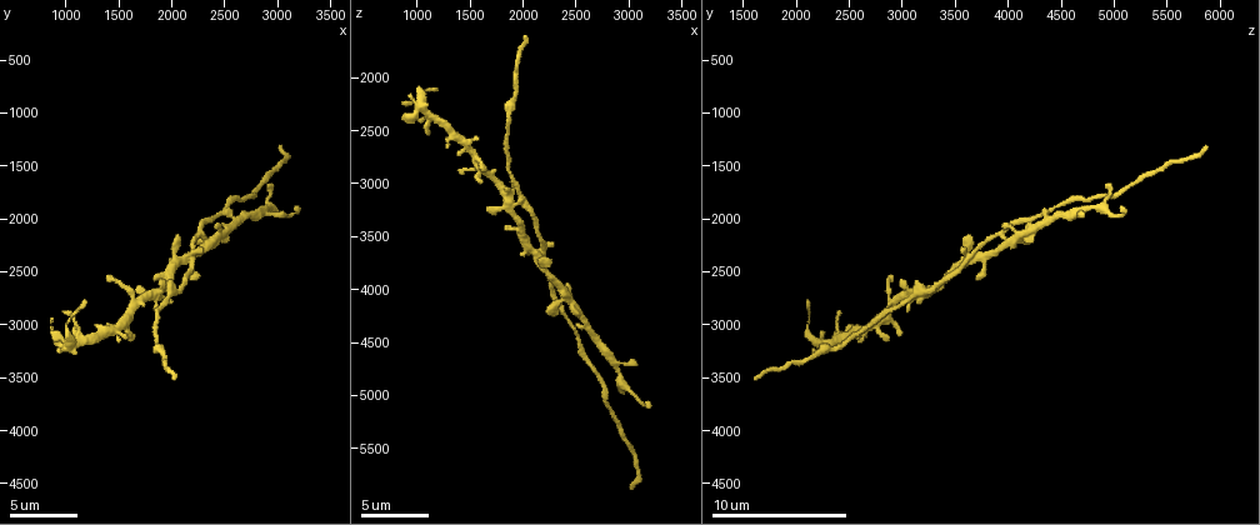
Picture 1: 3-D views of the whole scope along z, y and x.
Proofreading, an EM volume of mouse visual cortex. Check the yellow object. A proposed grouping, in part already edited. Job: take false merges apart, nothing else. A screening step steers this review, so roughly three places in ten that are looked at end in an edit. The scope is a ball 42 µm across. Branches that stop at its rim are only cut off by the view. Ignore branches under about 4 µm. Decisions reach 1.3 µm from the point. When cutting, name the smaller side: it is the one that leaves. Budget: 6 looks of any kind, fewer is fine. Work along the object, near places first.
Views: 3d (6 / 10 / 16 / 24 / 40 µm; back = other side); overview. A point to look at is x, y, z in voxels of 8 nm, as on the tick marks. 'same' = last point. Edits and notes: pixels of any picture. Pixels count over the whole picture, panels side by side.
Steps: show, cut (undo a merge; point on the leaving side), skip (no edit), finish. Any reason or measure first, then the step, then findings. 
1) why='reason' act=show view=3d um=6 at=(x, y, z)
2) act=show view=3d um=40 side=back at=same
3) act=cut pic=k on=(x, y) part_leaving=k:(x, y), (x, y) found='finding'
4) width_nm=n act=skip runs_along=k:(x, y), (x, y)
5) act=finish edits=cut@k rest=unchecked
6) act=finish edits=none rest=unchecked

why='a fork' act=show view=3d um=16 at=(2540, 1940, 4360)

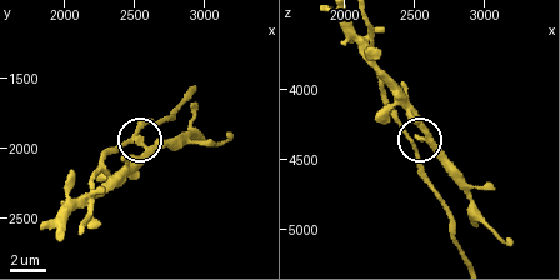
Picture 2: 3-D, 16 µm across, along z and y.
act=show view=3d um=6 at=(2520, 1940, 4380)

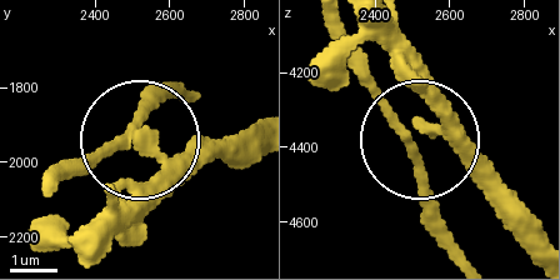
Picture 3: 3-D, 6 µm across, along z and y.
arms=3 act=skip runs_along=3:(55, 185), (131, 141), (179, 158), (259, 158) found='one neuron here'

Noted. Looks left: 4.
why='thin arm on a thick one' act=show view=3d um=10 at=(1880, 2700, 3060)

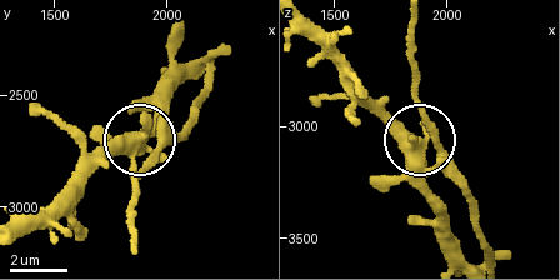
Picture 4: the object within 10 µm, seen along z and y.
act=show view=3d um=10 side=back at=same

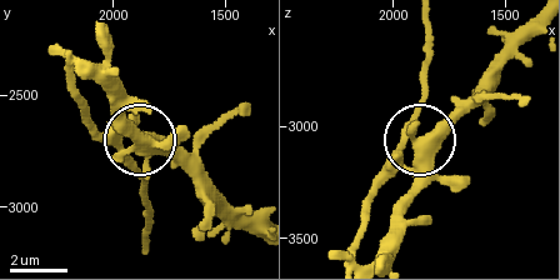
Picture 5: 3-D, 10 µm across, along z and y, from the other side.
side_arm_um=15 act=skip runs_along=5:(89, 61), (138, 138), (133, 159), (144, 200) found='continuous, no second neuron'

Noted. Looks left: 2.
why='three-way junction' act=show view=3d um=10 at=(2200, 2360, 3820)

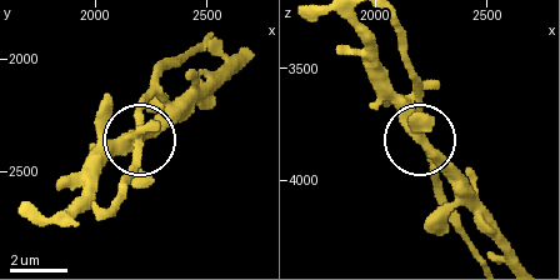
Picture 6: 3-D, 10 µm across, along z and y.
arms=3 act=skip found='one neuron here'

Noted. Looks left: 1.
act=finish edits=none rest=unchecked

